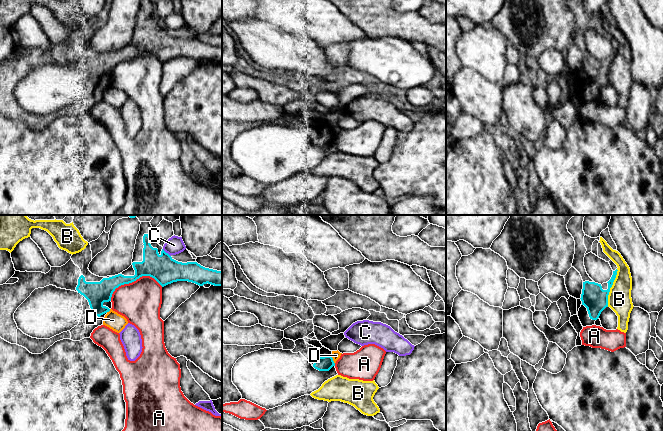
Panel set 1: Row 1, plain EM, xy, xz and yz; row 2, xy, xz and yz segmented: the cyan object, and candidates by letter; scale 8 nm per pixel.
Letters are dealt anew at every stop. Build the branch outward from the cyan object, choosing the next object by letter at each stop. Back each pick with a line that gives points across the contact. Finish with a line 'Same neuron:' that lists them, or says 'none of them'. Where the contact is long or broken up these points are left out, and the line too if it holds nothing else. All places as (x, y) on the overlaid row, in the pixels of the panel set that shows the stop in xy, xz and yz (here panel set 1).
Same neuron: none of them

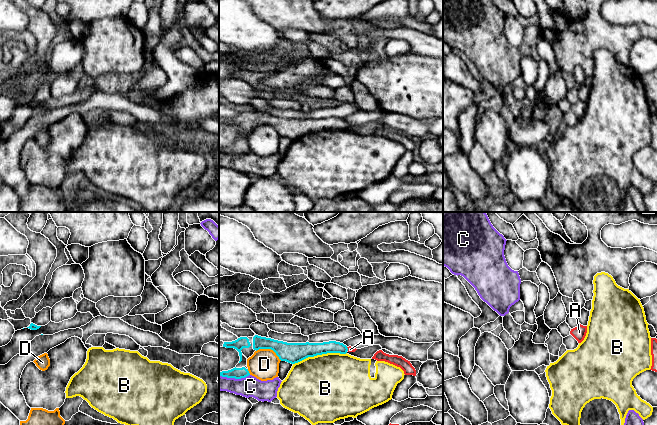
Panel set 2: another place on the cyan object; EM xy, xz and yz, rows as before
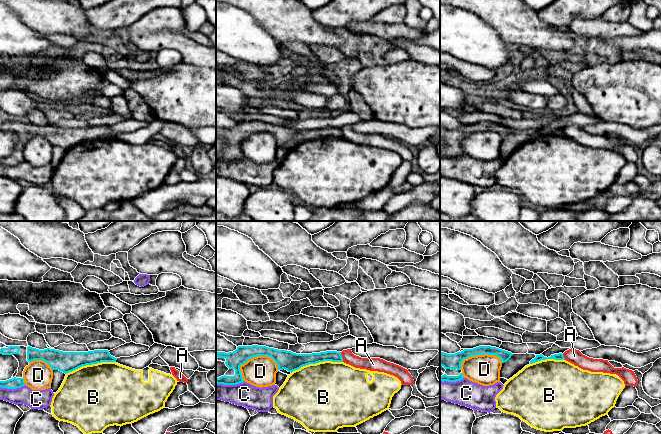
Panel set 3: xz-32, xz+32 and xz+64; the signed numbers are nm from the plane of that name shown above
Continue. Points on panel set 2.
A: across xz (316, 349), (347, 349), (350, 349)
Same neuron: A

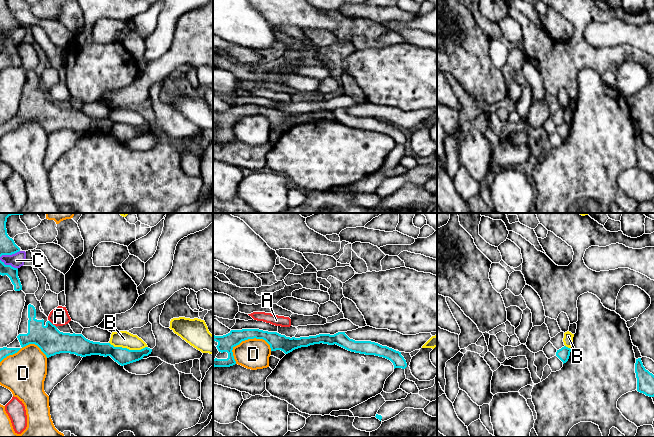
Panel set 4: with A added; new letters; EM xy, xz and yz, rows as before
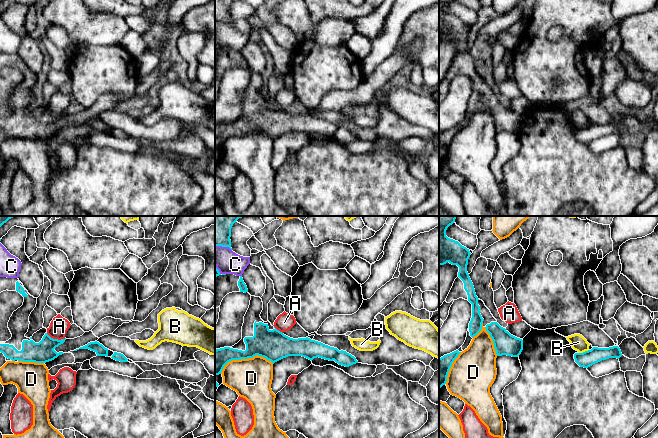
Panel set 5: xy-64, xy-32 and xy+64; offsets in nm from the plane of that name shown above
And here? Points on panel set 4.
Same neuron: none of them

